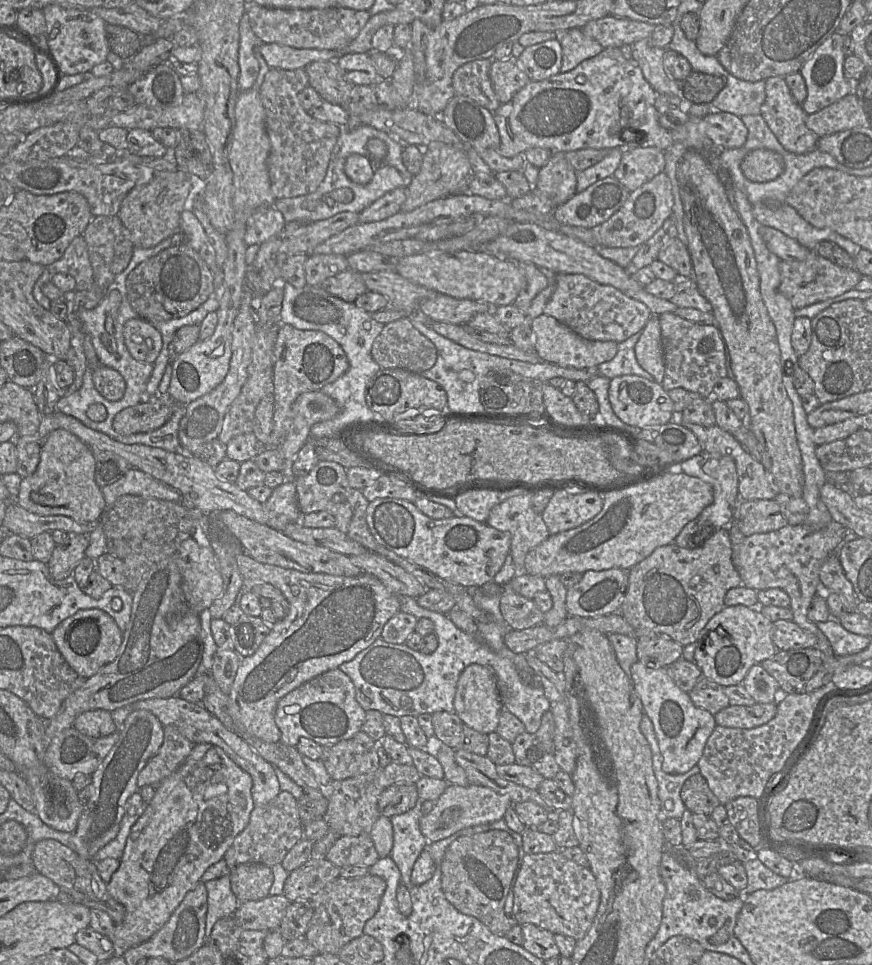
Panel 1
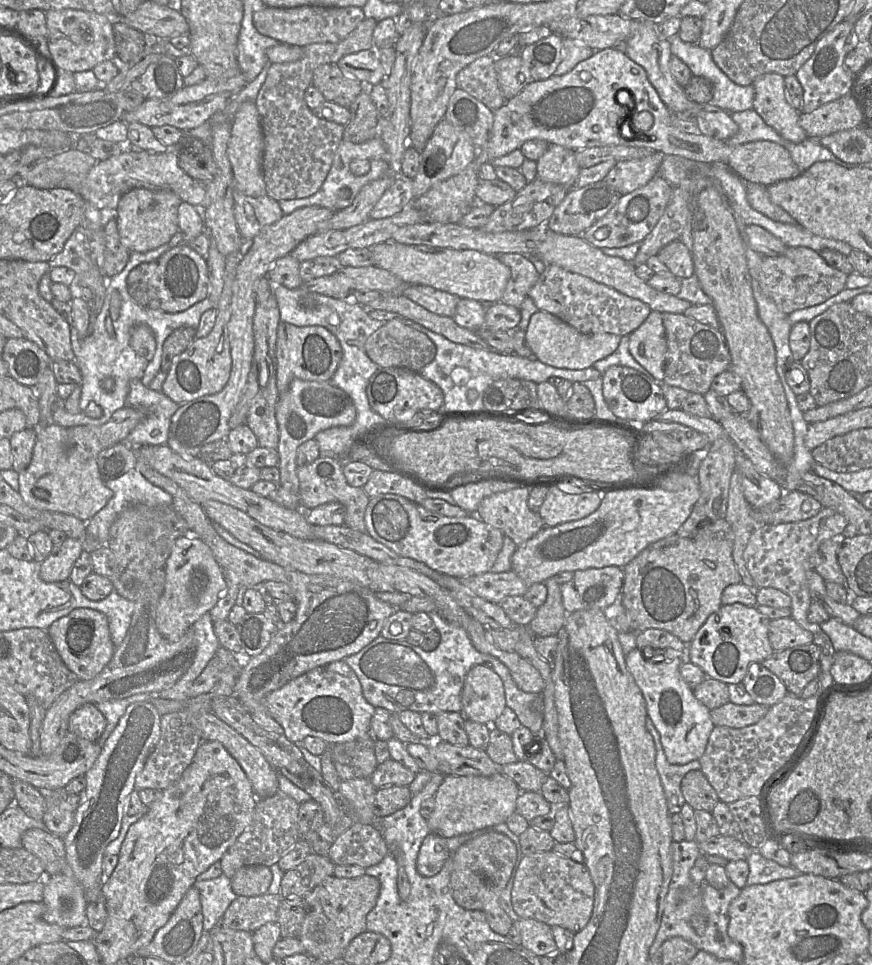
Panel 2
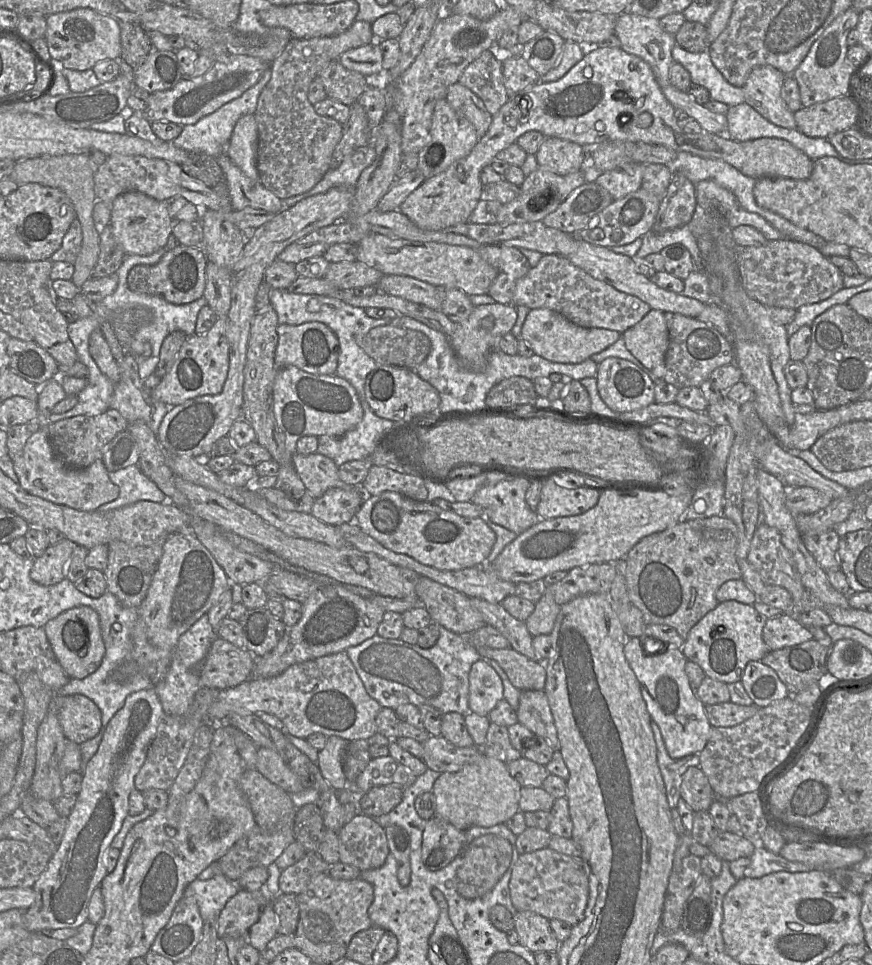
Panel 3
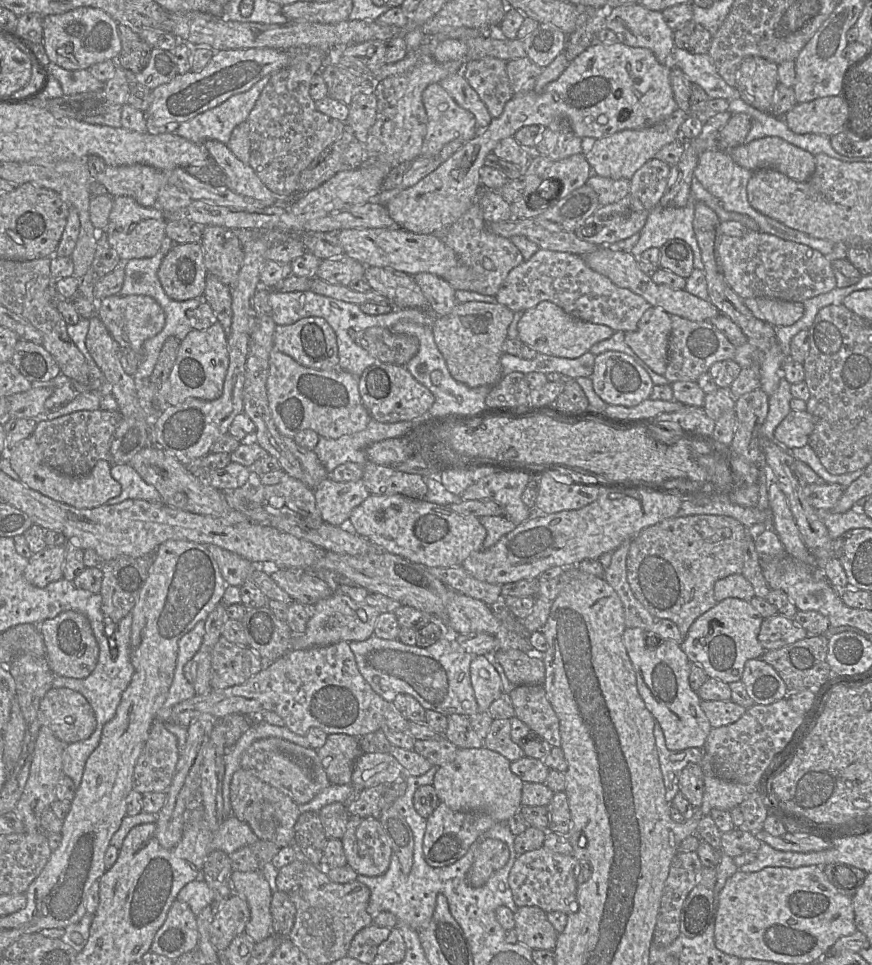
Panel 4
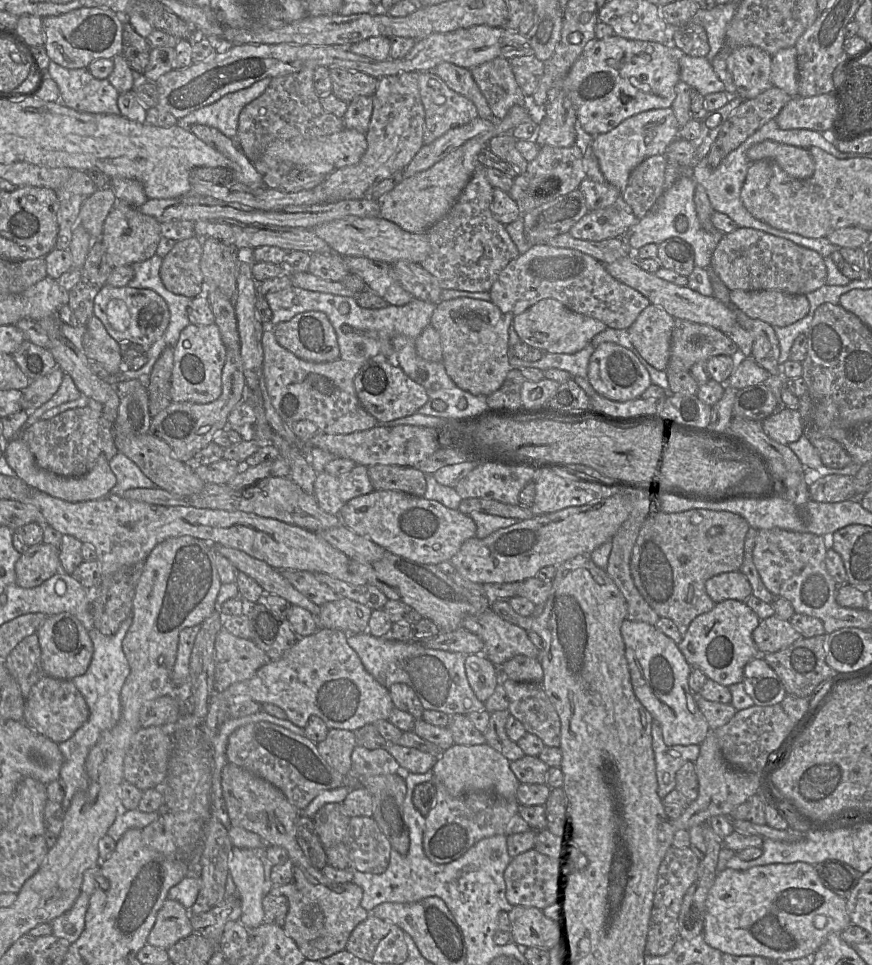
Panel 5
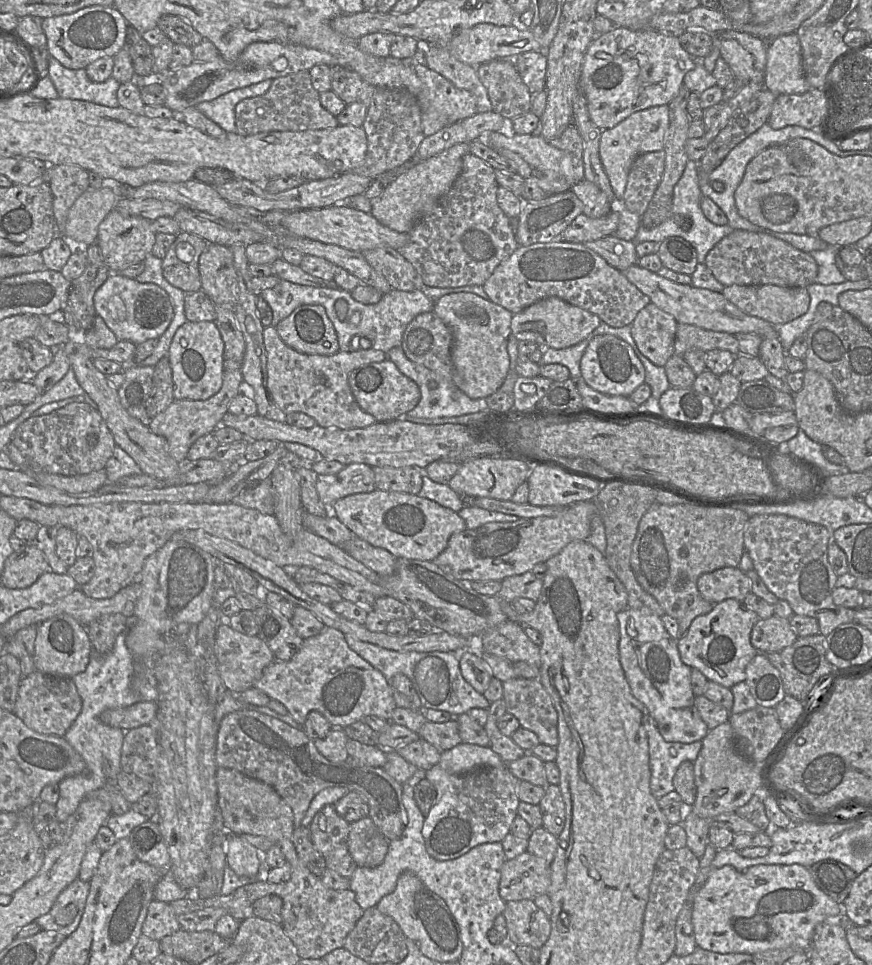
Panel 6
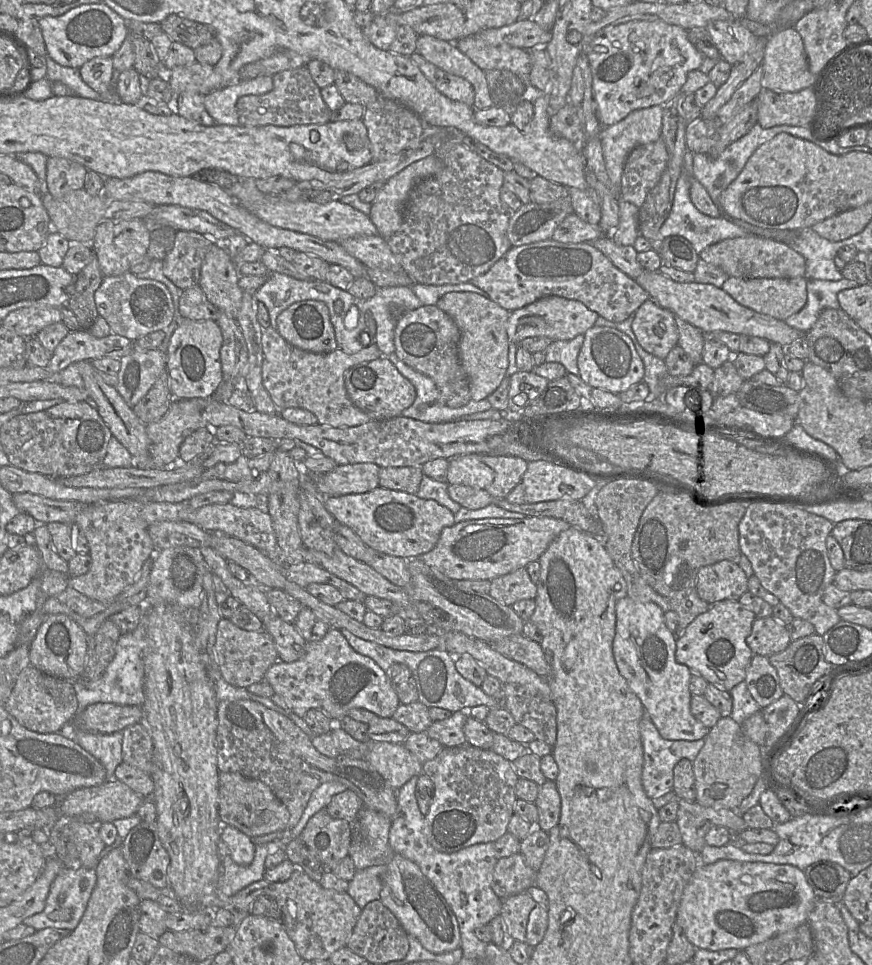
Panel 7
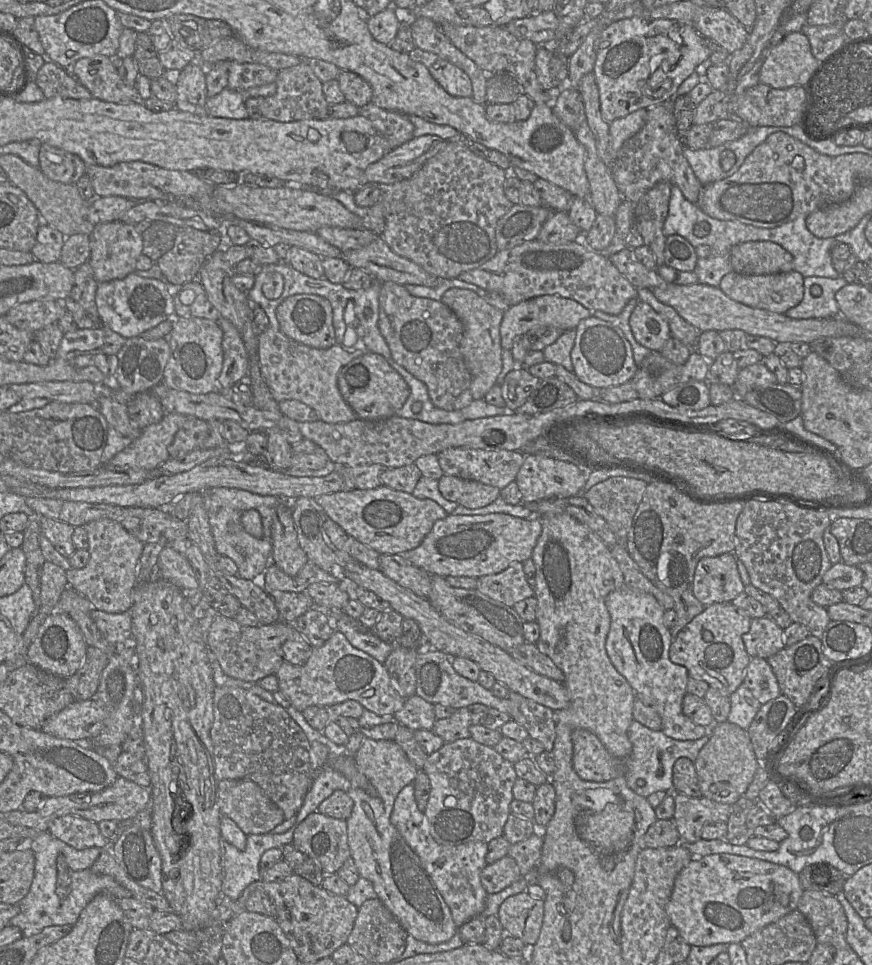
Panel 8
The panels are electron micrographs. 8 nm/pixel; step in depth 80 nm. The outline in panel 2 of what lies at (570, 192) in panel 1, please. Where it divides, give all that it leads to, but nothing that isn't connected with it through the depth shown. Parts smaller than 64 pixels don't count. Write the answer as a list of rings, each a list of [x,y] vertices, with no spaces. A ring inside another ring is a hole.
[[[550,144],[537,161],[538,179],[568,190],[576,185],[580,170],[575,151],[556,144]]]

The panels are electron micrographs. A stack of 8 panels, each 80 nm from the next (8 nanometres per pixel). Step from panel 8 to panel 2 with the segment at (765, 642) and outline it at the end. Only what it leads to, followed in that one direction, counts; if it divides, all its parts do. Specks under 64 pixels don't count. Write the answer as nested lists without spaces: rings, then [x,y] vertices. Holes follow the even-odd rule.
[[[791,616],[769,621],[768,639],[774,651],[782,651],[799,645],[813,642],[813,634],[803,629]]]

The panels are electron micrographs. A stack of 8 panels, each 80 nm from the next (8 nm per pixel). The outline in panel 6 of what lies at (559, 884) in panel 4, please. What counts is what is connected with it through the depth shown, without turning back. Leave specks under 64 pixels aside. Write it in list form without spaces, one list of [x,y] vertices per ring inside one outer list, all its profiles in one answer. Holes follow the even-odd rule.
[[[525,851],[502,865],[499,894],[505,902],[533,901],[538,895],[547,893],[550,883],[550,863]]]

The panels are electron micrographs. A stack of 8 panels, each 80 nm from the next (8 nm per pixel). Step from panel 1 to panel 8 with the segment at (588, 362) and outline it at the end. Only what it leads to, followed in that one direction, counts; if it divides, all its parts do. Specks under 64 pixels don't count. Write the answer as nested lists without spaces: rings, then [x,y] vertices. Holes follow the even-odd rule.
[[[543,295],[522,301],[504,312],[500,326],[502,349],[511,351],[515,339],[526,334],[535,326],[554,326],[563,331],[573,330],[580,321],[594,316],[594,312],[573,299],[564,298],[559,295]]]

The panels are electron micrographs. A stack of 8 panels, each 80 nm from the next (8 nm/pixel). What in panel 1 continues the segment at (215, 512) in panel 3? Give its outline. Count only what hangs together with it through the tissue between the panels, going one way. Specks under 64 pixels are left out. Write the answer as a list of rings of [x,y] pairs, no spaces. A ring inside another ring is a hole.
[[[233,510],[220,511],[216,514],[216,517],[241,543],[244,552],[258,562],[295,569],[304,573],[325,573],[346,577],[356,577],[362,574],[362,570],[351,562],[349,556],[326,547],[296,541],[281,531],[260,524]]]

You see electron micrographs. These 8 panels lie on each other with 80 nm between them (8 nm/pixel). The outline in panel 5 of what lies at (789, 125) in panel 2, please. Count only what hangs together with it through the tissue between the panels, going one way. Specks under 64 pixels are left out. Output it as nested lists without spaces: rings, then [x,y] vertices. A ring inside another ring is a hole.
[[[741,46],[727,57],[735,93],[743,100],[757,97],[771,88],[772,56],[756,46]]]

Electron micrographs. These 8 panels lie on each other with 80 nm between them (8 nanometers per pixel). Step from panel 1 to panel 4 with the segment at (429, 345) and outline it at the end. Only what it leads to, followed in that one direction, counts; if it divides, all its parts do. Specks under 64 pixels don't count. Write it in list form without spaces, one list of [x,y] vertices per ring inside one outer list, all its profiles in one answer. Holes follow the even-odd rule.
[[[382,327],[354,331],[354,339],[378,362],[385,364],[406,366],[419,350],[419,340],[416,337],[396,334]]]

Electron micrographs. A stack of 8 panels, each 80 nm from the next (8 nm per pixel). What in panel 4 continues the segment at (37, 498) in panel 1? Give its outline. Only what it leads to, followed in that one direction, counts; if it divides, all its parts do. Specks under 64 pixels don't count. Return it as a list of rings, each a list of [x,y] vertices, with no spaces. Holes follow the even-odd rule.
[[[34,436],[20,441],[8,451],[8,454],[12,469],[24,485],[56,501],[66,503],[73,507],[98,507],[121,493],[121,485],[111,476],[111,463],[107,460],[99,460],[92,470],[84,476],[67,476],[50,467],[44,461],[40,446]]]

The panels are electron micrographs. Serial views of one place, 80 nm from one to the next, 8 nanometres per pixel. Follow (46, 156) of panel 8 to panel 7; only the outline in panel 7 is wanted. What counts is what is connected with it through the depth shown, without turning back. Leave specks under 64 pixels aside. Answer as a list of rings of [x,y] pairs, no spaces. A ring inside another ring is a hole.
[[[49,157],[46,162],[46,187],[54,198],[70,191],[83,189],[87,168],[82,164],[59,157]]]

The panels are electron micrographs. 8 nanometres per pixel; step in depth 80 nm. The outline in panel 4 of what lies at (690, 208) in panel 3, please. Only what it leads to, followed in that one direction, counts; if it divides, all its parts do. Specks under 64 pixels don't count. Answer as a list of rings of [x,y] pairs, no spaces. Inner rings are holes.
[[[730,111],[716,113],[708,118],[702,126],[698,137],[683,140],[685,151],[681,160],[671,167],[668,184],[659,204],[662,207],[684,207],[691,196],[691,185],[694,170],[700,156],[711,149],[717,148],[717,138],[731,116]]]

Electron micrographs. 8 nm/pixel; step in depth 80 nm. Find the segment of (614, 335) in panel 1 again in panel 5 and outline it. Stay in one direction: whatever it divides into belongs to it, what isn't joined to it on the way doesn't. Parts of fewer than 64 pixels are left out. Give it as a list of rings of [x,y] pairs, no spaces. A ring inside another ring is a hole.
[[[549,244],[533,245],[510,261],[489,291],[491,302],[504,313],[523,313],[542,299],[552,298],[570,310],[599,320],[613,329],[629,329],[650,301],[637,290],[619,282],[594,257]]]

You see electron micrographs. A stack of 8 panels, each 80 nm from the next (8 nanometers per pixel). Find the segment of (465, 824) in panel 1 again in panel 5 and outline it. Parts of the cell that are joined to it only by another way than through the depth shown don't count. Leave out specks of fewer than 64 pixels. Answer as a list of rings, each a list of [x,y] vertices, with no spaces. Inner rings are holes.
[[[487,743],[472,746],[452,745],[442,752],[432,771],[434,779],[441,782],[453,796],[486,791],[506,799],[513,799],[516,798],[520,784],[510,768],[510,761]]]

